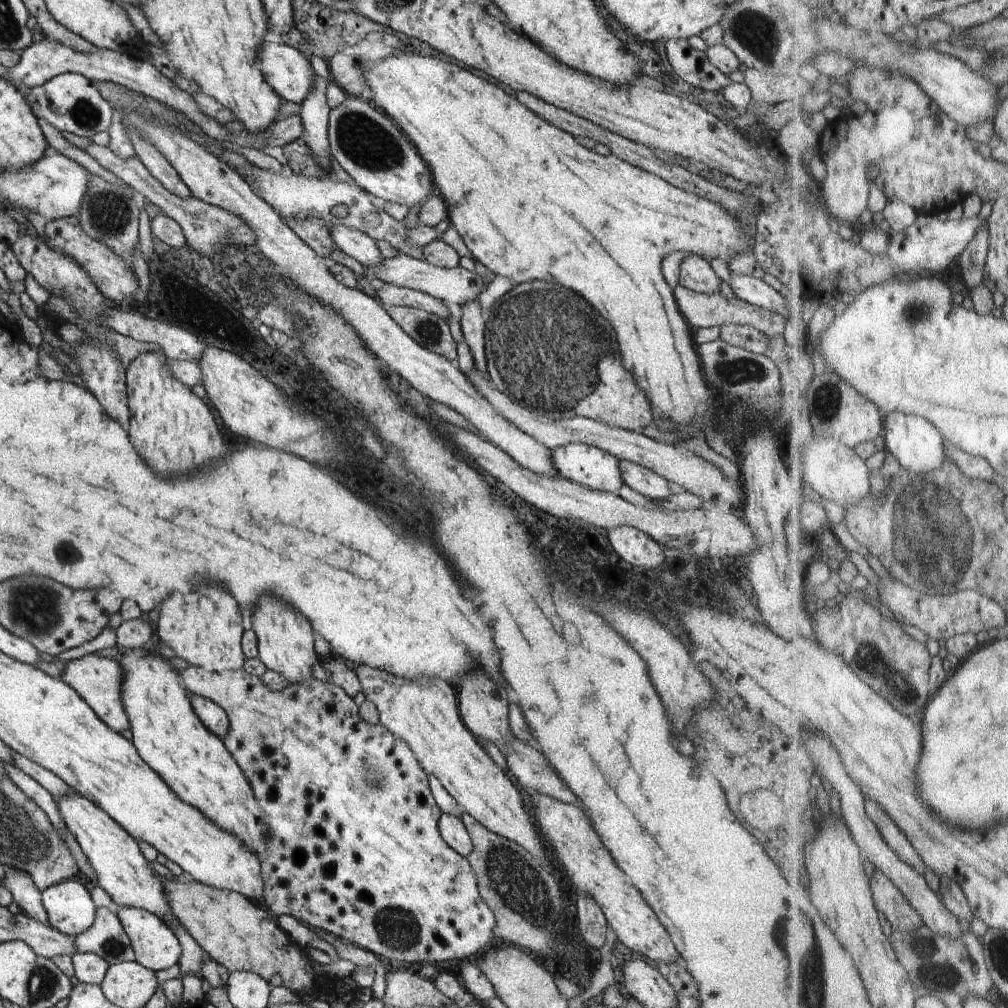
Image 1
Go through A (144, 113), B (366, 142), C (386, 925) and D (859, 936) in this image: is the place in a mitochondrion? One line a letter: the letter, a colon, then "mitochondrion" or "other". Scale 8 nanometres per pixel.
A: other
B: mitochondrion
C: other
D: other

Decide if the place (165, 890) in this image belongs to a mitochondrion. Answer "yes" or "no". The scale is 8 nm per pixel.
no

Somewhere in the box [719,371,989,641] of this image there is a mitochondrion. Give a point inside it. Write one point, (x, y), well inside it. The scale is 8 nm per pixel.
(913, 551)

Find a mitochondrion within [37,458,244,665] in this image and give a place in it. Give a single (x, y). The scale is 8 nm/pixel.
(64, 549)

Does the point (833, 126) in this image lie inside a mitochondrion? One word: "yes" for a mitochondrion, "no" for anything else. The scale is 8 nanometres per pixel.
no

